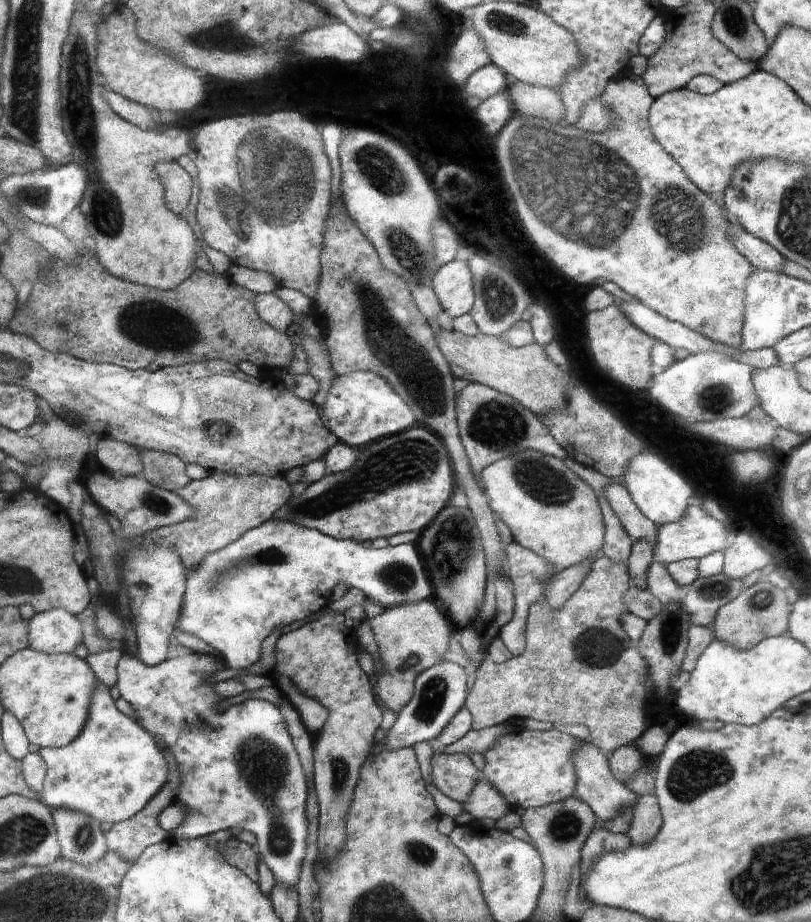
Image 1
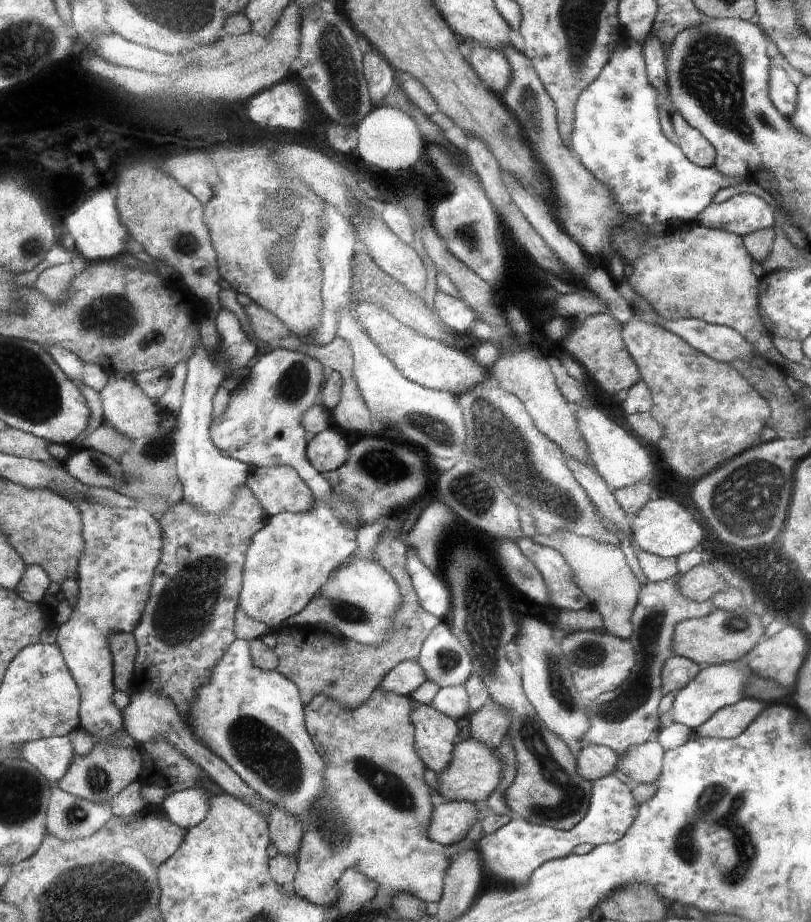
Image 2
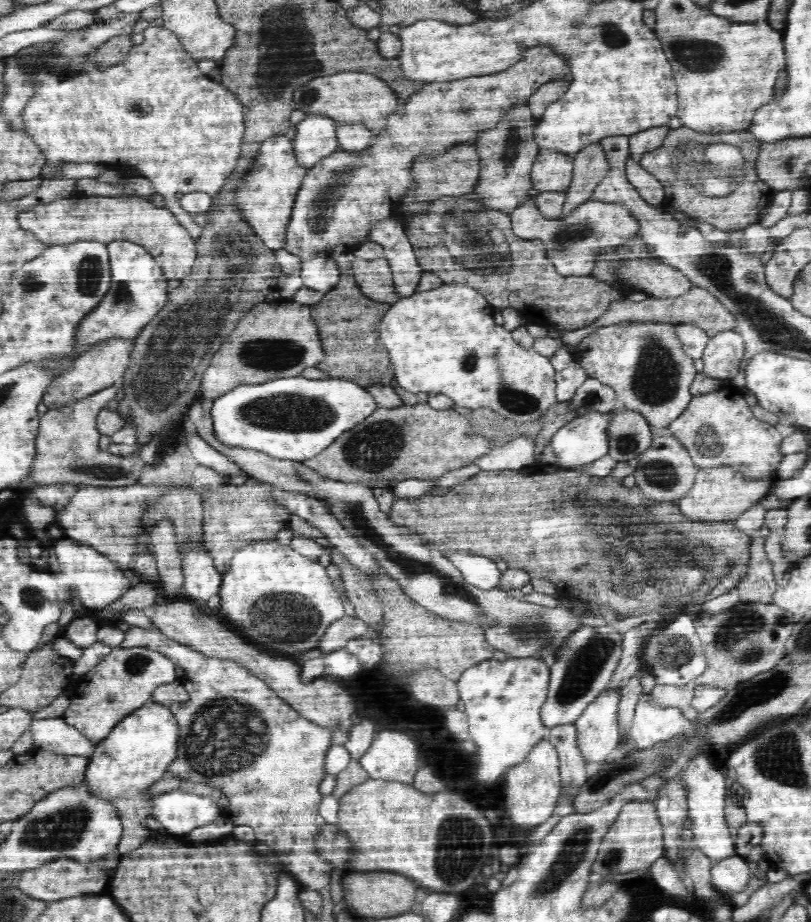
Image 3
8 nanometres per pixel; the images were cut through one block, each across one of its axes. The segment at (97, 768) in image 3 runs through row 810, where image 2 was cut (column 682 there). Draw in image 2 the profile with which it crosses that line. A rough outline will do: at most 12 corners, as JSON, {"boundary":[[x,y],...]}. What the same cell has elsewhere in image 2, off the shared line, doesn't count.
{"boundary":[[671,114],[678,144],[700,167],[715,165],[715,148],[682,115]]}

